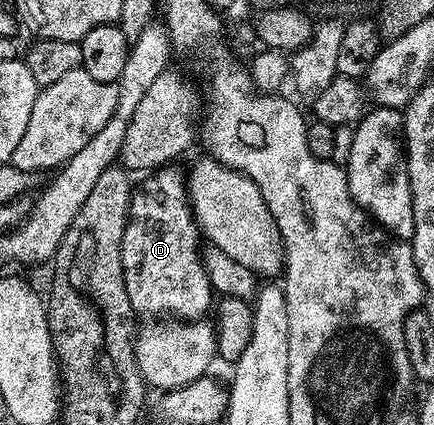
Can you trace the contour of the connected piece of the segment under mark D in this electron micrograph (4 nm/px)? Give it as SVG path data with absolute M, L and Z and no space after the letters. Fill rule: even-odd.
M179 166L154 169L132 191L125 238L121 238L121 266L135 313L164 312L164 317L190 322L208 315L213 289L203 265L201 233L191 211L185 172L175 167Z

